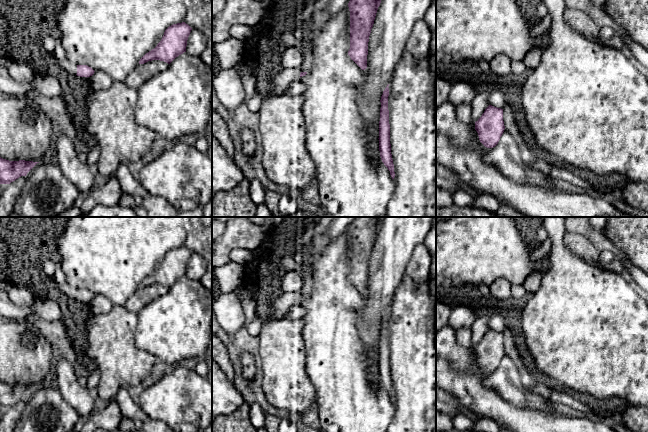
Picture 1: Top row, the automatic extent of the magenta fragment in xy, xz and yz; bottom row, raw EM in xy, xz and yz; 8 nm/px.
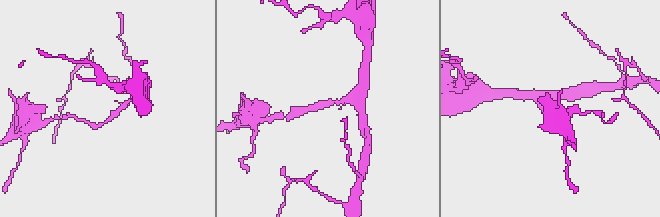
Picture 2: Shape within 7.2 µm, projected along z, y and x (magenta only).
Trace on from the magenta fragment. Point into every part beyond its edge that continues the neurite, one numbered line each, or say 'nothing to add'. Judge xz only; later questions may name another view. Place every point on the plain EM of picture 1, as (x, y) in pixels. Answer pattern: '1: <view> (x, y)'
1: xz (278, 304)

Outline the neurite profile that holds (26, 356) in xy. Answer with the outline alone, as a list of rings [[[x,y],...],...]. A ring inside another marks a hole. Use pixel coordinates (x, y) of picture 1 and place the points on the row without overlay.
[[[0,314],[0,381],[9,385],[40,386],[52,367],[52,346],[27,320],[17,321]]]

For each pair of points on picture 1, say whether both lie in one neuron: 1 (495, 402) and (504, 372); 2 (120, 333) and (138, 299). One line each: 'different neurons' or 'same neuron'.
1: different neurons
2: different neurons

